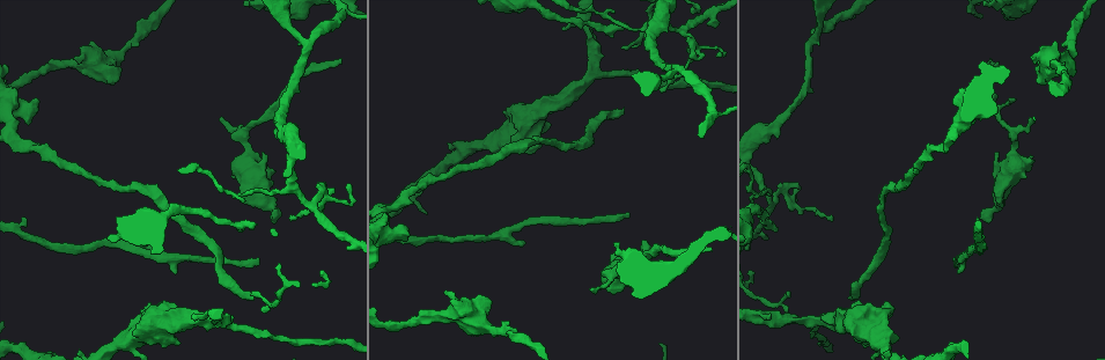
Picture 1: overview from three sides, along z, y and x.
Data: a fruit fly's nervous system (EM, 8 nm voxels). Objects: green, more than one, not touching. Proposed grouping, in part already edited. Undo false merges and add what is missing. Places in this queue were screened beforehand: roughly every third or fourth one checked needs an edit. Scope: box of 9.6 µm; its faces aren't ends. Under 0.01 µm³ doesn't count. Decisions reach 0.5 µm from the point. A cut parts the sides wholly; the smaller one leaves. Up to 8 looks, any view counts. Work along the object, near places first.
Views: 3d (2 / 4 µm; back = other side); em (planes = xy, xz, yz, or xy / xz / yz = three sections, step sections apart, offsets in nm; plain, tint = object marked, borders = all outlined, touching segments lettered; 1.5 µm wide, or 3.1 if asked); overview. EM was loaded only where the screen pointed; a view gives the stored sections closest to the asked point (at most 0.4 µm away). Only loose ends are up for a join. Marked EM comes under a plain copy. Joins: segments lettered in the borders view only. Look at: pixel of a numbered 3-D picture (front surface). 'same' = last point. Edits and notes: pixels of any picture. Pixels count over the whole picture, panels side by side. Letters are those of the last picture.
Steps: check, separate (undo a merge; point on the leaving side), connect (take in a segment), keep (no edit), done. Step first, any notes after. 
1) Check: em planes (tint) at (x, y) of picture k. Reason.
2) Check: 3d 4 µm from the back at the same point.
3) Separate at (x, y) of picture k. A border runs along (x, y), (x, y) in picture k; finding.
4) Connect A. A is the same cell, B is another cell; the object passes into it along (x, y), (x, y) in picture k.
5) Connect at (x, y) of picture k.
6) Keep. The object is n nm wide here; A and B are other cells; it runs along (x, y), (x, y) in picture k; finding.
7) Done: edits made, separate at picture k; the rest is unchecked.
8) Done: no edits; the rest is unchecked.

Check: 3d 2 µm at (174, 273) of picture 1. Branch stops here.

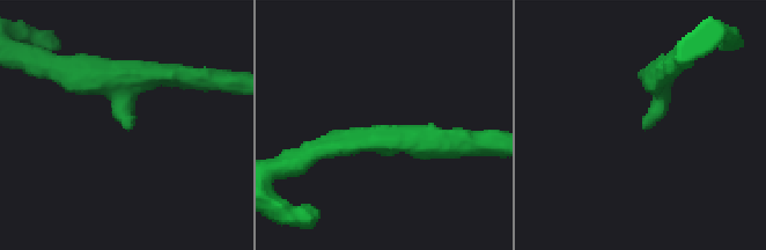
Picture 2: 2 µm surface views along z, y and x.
Check: em planes (borders) at (645, 131) of picture 2. The arms are 190, 200 nm wide; shape alone is not enough.

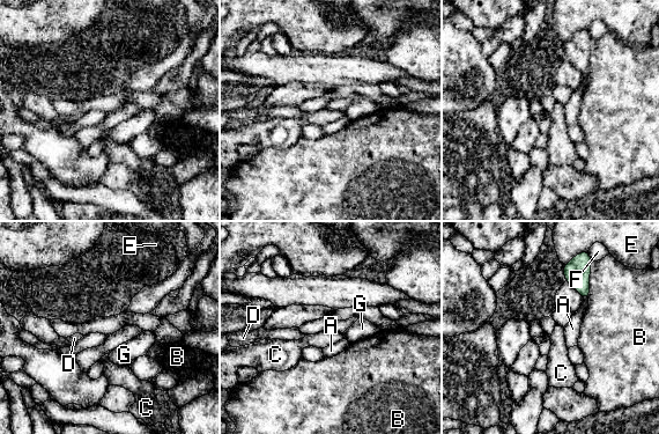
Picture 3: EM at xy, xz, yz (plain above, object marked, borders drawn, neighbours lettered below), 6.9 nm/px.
Keep. A, B, C, D, E, F and G are other cells; no lettered segment goes on from it.

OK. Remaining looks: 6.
Check: em planes (borders) at (630, 215) of picture 1. Branch stops here.

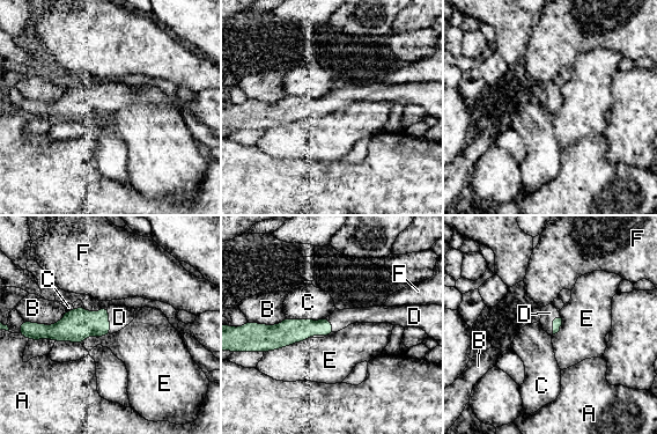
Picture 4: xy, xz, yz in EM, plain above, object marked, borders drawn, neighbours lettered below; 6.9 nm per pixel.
Connect at (119, 317) of picture 4. D is the same cell, A, B, C, E and F are other cells; the object passes into it along (78, 324), (109, 321), (119, 317) in picture 4; the neuron continues.

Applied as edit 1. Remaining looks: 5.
Check: 3d 2 µm from the back at (624, 107) of picture 1. End of a long branch.

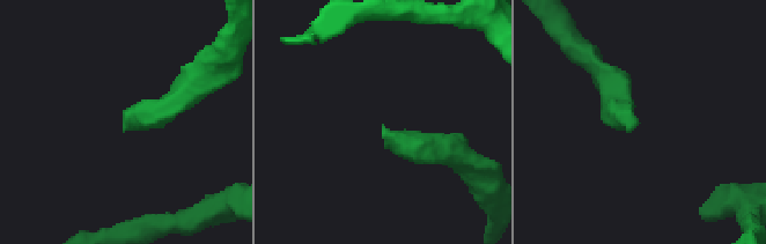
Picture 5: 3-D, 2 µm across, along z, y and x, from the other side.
Check: em xz step 8 (borders) at (384, 133) of picture 5. Shape alone is not enough.

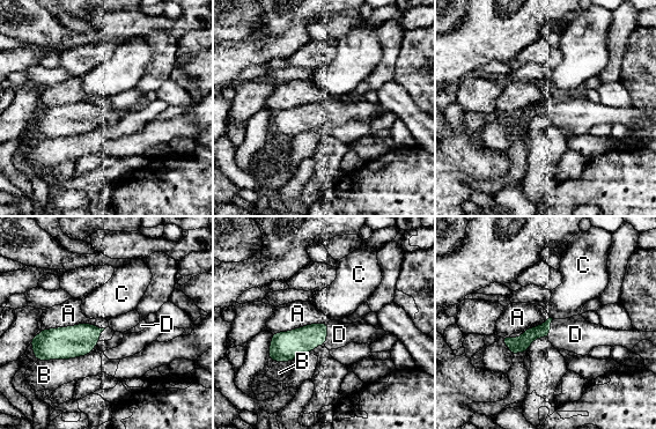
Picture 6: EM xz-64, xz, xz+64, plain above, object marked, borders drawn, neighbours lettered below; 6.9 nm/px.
Connect at (339, 334) of picture 6. The longest contact is with A, 440 nm; D is the same cell, A, B and C are other cells; the neuron continues.

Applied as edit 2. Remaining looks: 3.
Done: edits made, connect at picture 4, connect at picture 6; the rest is unchecked.

